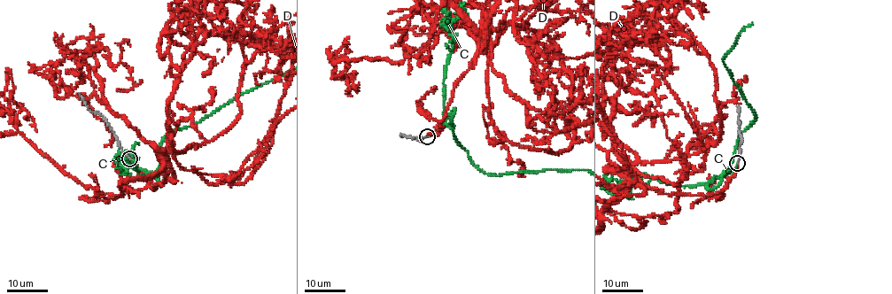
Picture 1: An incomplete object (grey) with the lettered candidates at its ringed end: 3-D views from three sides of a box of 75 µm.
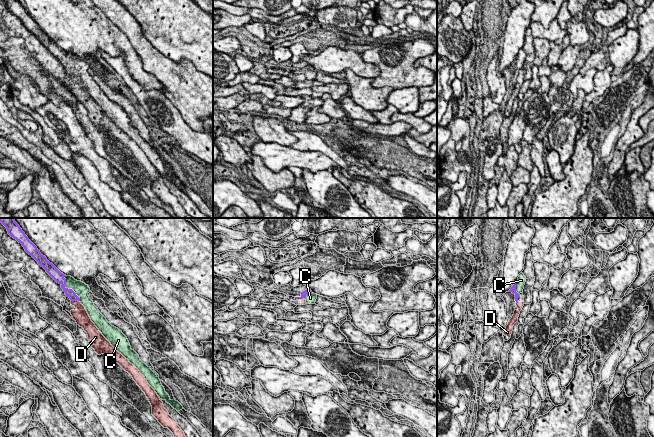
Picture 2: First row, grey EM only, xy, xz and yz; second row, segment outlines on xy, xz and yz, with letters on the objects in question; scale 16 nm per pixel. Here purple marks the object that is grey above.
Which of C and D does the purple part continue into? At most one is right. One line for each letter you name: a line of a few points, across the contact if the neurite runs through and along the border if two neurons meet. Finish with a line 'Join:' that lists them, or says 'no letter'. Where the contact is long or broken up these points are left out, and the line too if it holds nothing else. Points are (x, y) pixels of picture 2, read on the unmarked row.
Join: C

